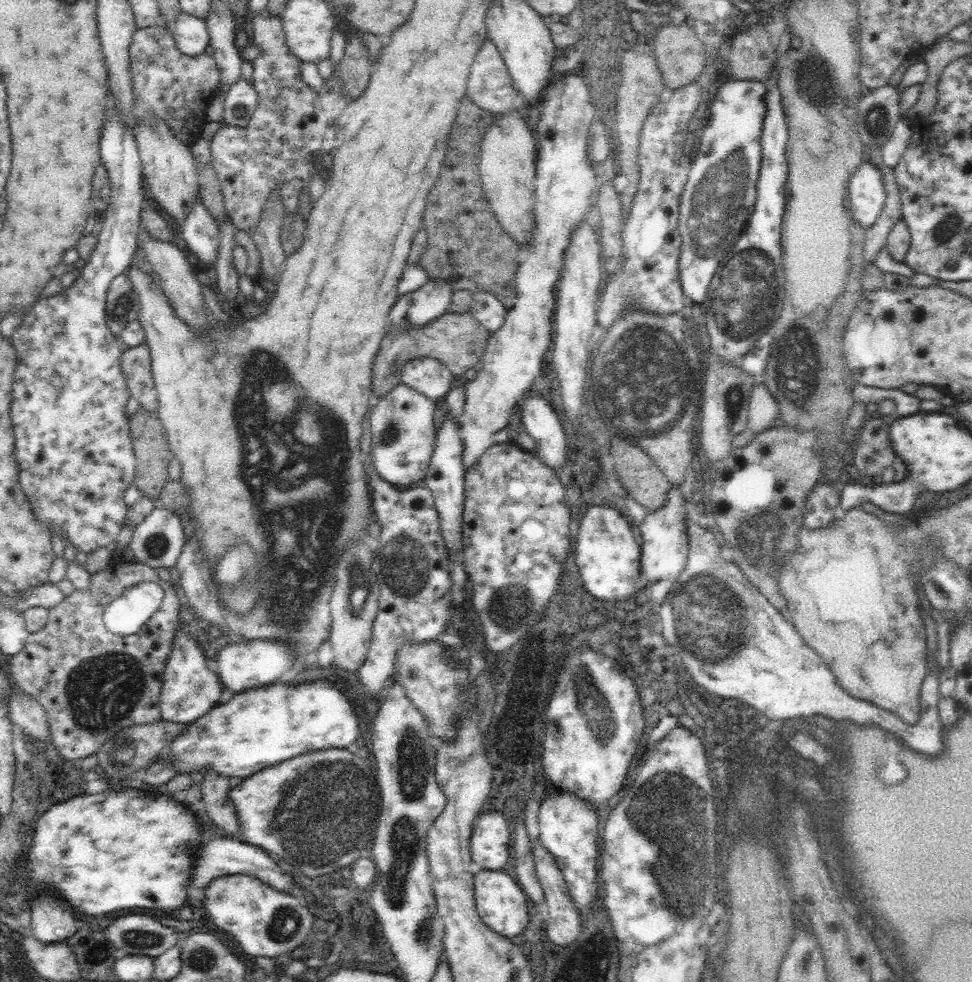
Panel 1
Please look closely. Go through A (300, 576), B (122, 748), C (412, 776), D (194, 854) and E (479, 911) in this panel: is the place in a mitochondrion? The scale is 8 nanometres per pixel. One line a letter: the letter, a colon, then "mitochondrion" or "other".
A: mitochondrion
B: mitochondrion
C: mitochondrion
D: other
E: other

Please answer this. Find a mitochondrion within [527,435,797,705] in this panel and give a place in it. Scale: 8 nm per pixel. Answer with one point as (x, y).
(706, 593)

